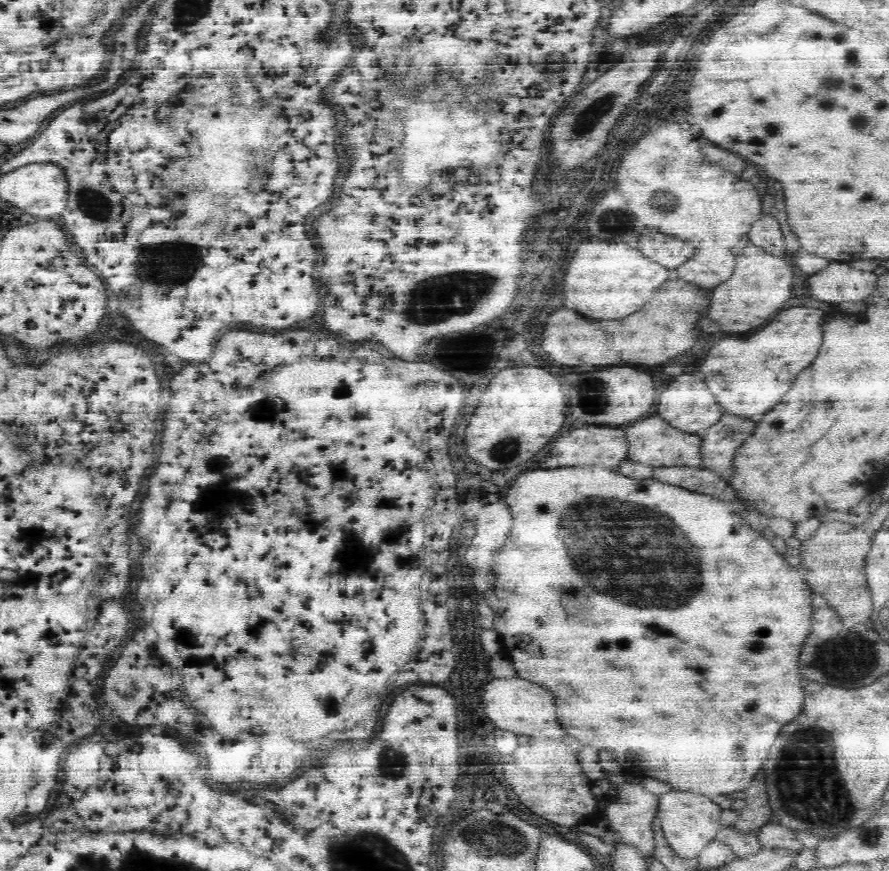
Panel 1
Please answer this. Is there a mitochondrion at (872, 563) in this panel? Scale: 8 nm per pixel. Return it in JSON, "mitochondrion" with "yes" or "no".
{"mitochondrion":"no"}

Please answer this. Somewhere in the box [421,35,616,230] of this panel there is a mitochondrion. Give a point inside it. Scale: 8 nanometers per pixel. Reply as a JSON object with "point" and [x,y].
{"point":[590,117]}

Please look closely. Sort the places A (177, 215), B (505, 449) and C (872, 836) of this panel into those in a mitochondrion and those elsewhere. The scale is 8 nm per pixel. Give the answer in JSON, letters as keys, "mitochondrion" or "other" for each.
{"A":"other","B":"mitochondrion","C":"mitochondrion"}

